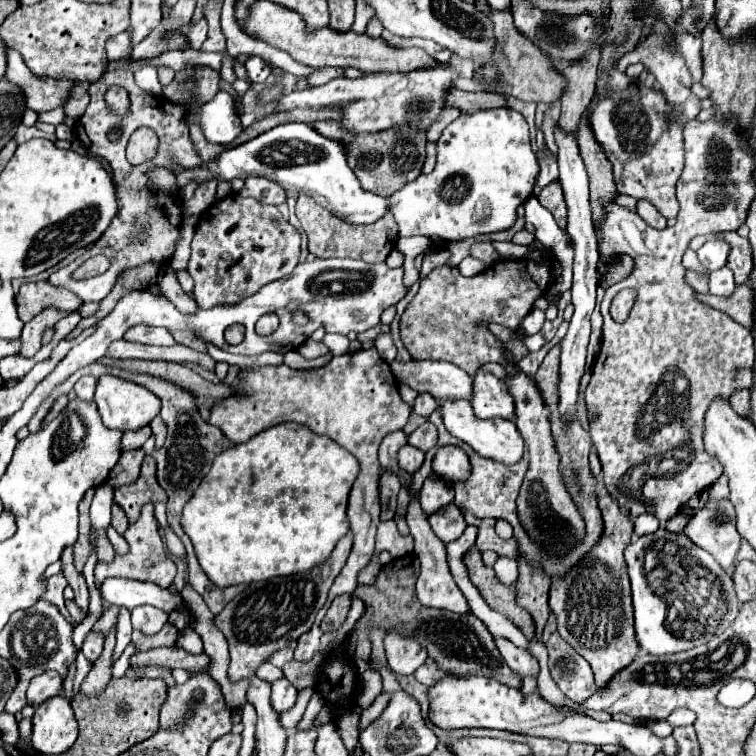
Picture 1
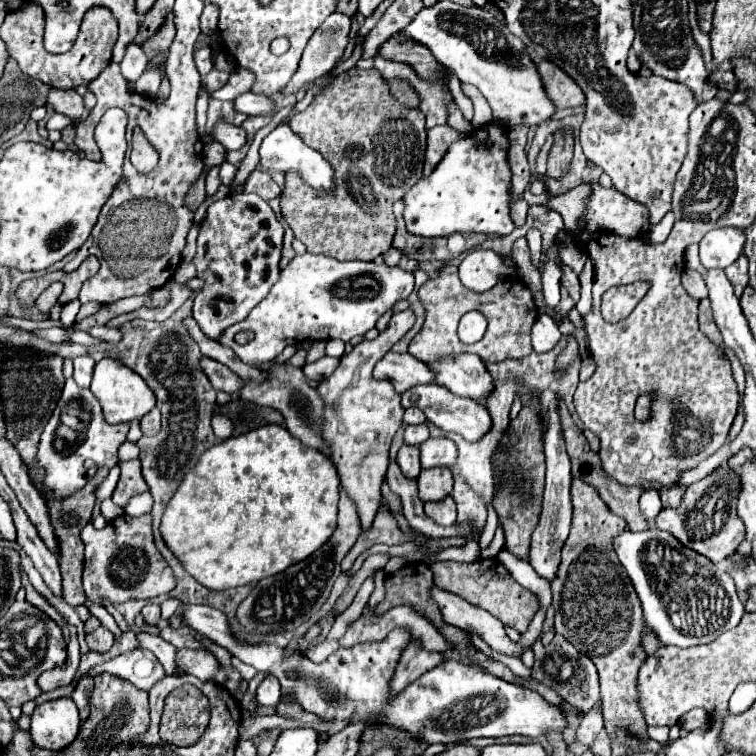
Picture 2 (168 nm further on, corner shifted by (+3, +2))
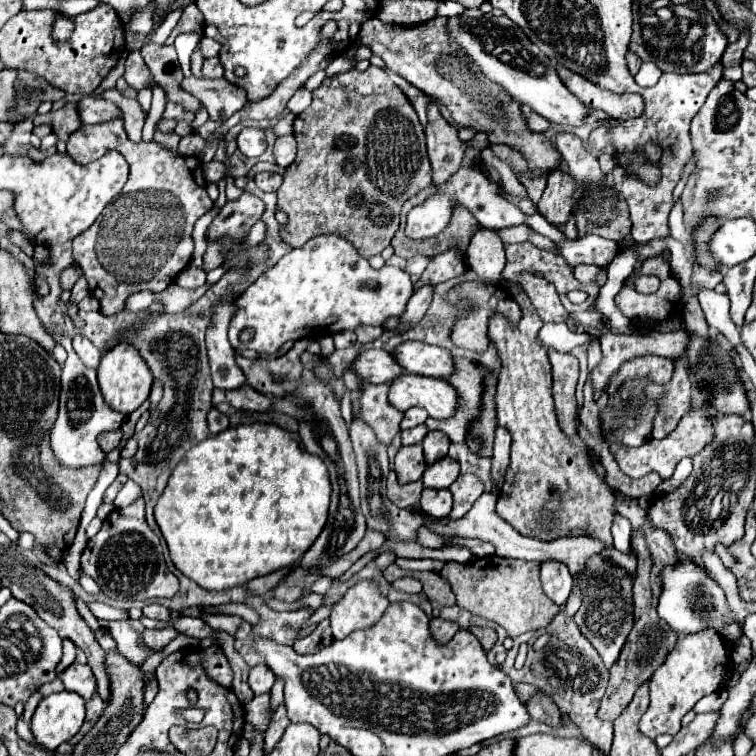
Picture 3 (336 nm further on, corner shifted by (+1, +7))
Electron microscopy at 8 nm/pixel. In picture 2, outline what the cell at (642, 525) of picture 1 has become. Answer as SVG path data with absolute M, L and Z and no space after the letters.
M645 491L645 493L641 495L641 499L639 499L639 507L641 507L643 517L645 517L649 523L653 523L655 517L659 515L659 511L661 511L661 499L659 499L659 495L657 495L655 491Z

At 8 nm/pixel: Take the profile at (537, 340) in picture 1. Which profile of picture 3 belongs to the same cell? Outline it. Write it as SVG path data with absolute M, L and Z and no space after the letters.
M565 322L563 324L543 324L539 338L541 338L543 346L555 348L559 352L569 352L575 346L583 346L583 344L589 344L593 340L593 336L587 332L573 334Z

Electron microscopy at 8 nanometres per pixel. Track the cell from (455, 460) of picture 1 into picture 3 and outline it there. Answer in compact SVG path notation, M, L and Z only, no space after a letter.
M435 430L423 438L423 452L427 464L433 464L435 460L447 456L447 450L449 450L449 438L443 432Z

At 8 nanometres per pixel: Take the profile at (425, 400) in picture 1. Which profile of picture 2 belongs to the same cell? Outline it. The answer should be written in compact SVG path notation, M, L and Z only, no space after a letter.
M409 407L409 409L405 411L403 421L405 421L407 425L419 425L419 423L425 423L427 419L425 419L425 413L423 413L419 407Z

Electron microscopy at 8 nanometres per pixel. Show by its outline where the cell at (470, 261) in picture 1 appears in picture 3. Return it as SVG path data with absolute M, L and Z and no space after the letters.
M479 230L465 252L465 264L485 280L499 282L505 268L505 246L497 232Z

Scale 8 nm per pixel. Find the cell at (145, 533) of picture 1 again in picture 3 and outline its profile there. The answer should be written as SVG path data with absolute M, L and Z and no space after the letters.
M137 498L133 504L121 510L113 510L101 530L87 542L81 554L81 568L89 574L101 592L113 600L149 600L149 598L171 598L179 590L177 578L169 572L159 538L145 520L145 502Z

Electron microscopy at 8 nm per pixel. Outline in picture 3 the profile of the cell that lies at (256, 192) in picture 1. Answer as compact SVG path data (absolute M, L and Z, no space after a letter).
M259 172L259 174L255 174L255 184L257 184L257 188L259 190L263 190L263 192L275 192L275 190L279 190L279 186L281 186L281 176L279 174L271 174L271 172Z

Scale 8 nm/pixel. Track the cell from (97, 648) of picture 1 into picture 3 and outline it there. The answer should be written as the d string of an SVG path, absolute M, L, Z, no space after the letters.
M95 694L95 698L91 698L91 700L87 700L87 718L85 718L85 724L83 724L83 728L69 740L71 744L79 744L81 740L83 740L83 736L93 728L93 724L99 720L99 716L103 714L103 710L105 710L105 704L103 704L103 700L99 700L99 696Z

